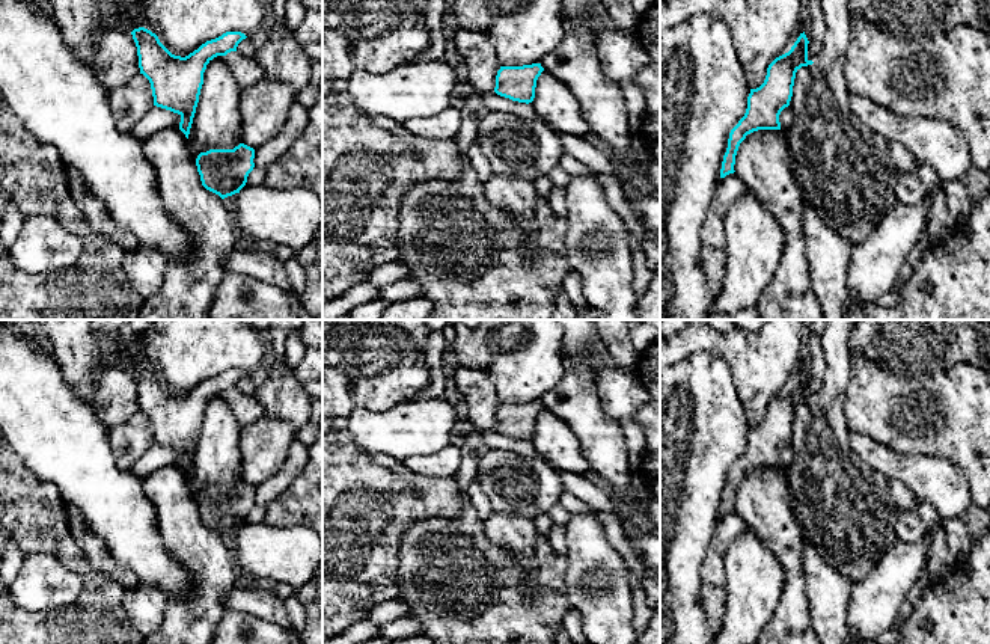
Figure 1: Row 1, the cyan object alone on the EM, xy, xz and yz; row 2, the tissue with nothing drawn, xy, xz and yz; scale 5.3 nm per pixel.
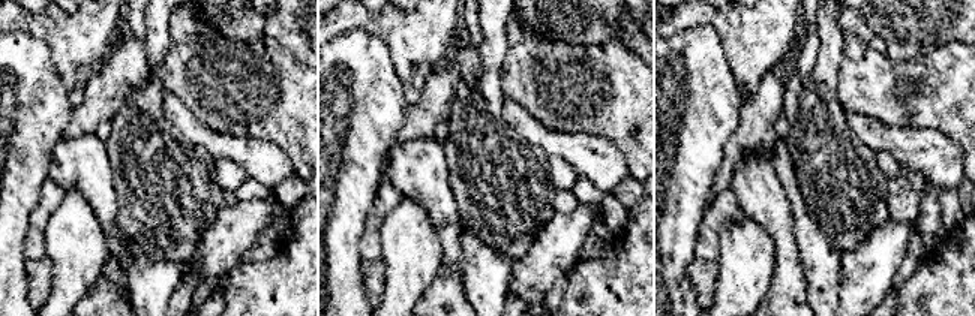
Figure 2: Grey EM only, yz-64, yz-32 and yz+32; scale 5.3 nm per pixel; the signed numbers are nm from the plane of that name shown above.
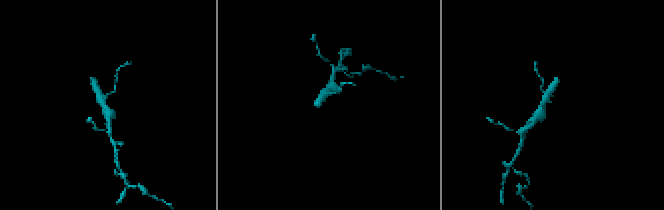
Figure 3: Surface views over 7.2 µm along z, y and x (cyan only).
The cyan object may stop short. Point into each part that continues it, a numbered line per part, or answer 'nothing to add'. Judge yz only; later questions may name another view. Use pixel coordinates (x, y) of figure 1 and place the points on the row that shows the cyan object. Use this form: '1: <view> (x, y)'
nothing to add

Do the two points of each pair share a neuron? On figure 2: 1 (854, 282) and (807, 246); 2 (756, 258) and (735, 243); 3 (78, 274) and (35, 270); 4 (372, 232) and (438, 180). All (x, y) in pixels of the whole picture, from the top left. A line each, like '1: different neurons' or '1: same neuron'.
1: different neurons
2: same neuron
3: different neurons
4: different neurons

